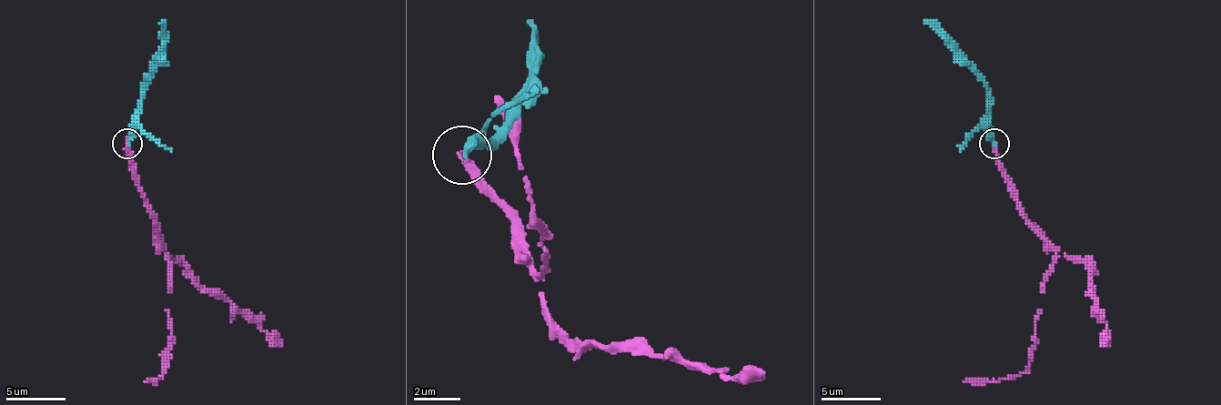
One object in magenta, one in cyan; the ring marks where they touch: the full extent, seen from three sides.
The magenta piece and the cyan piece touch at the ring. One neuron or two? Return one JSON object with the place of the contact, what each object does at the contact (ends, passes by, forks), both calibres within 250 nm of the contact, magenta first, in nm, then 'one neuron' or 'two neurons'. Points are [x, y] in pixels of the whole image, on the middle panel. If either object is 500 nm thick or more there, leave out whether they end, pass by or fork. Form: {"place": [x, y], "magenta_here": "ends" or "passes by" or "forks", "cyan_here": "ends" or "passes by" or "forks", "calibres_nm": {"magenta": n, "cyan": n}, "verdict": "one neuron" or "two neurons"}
{"place": [462, 155], "magenta_here": "ends", "cyan_here": "ends", "calibres_nm": {"magenta": 300, "cyan": 320}, "verdict": "one neuron"}

